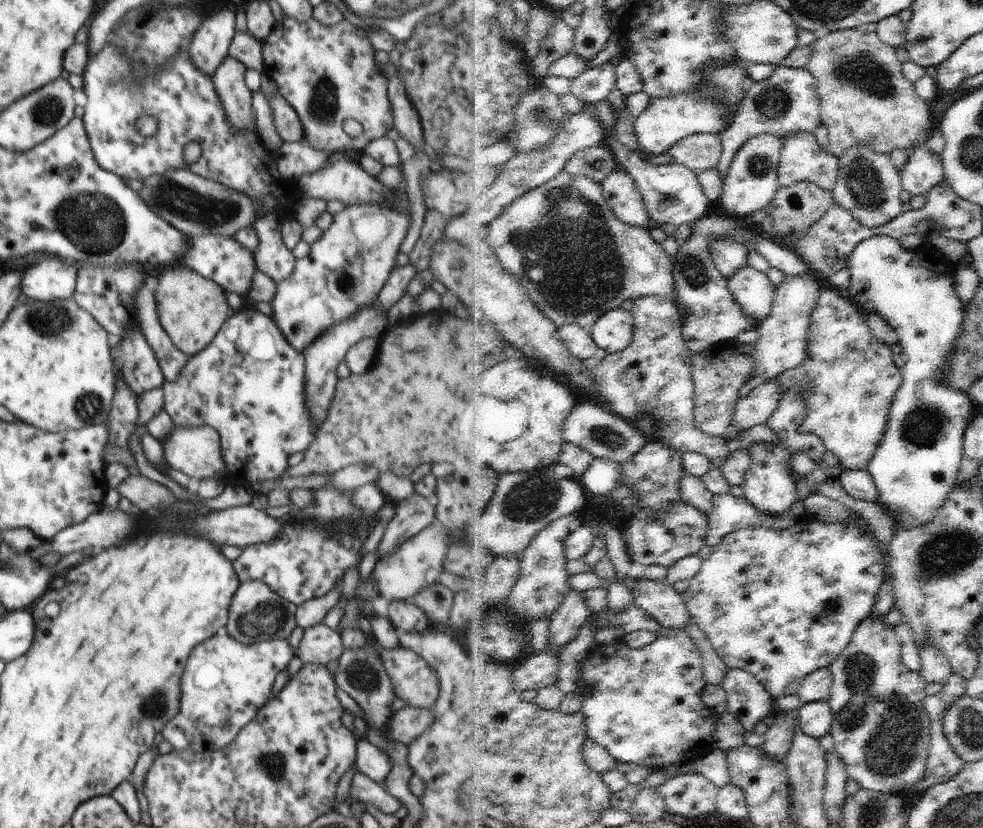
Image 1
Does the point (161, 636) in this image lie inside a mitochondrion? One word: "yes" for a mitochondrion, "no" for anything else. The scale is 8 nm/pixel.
no

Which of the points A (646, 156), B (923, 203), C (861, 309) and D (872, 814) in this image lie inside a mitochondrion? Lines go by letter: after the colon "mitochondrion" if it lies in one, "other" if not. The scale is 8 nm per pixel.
A: other
B: other
C: other
D: mitochondrion

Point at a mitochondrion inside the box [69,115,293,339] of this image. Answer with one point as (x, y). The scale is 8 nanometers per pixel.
(169, 195)

